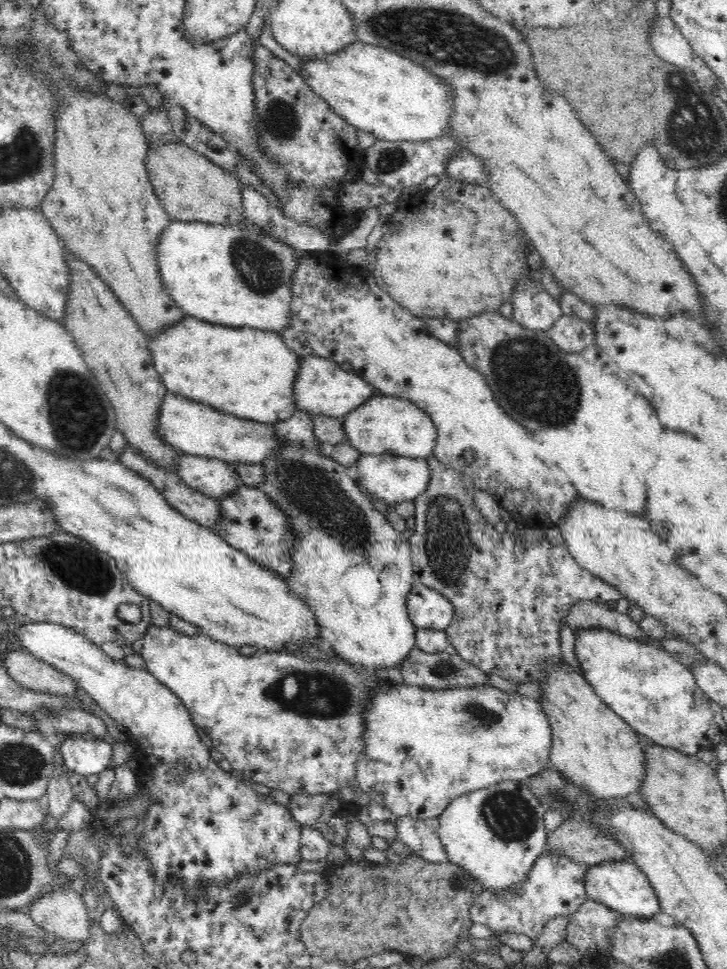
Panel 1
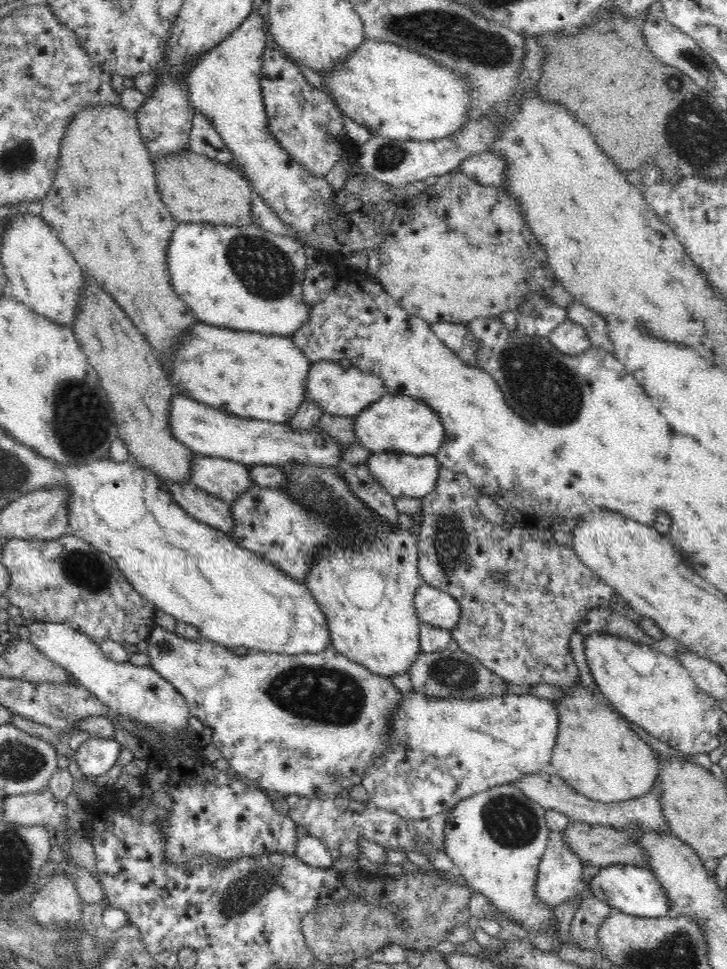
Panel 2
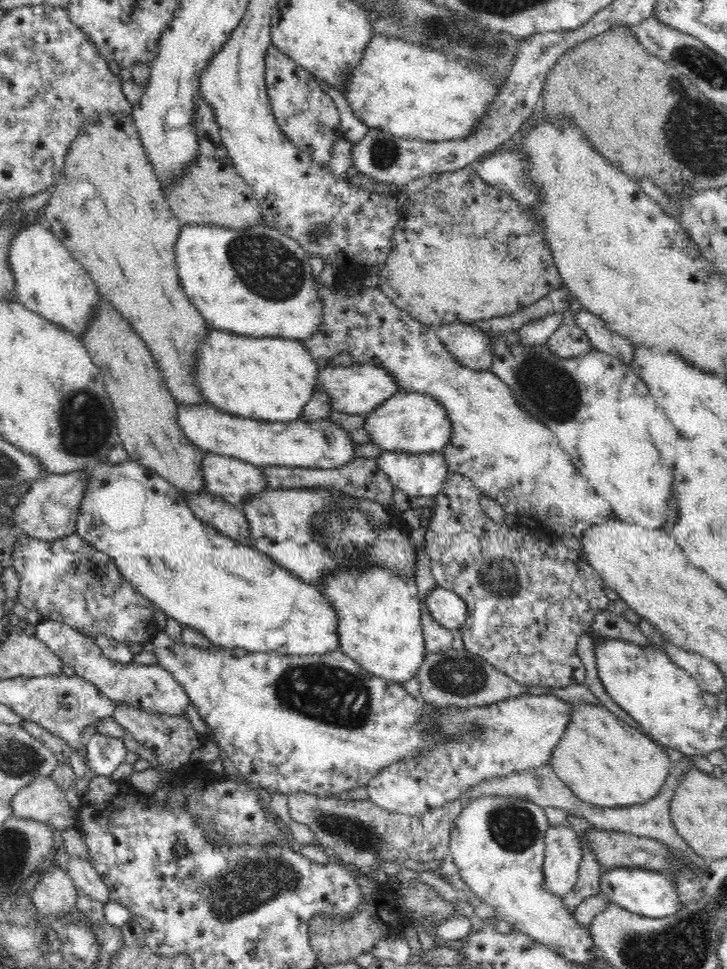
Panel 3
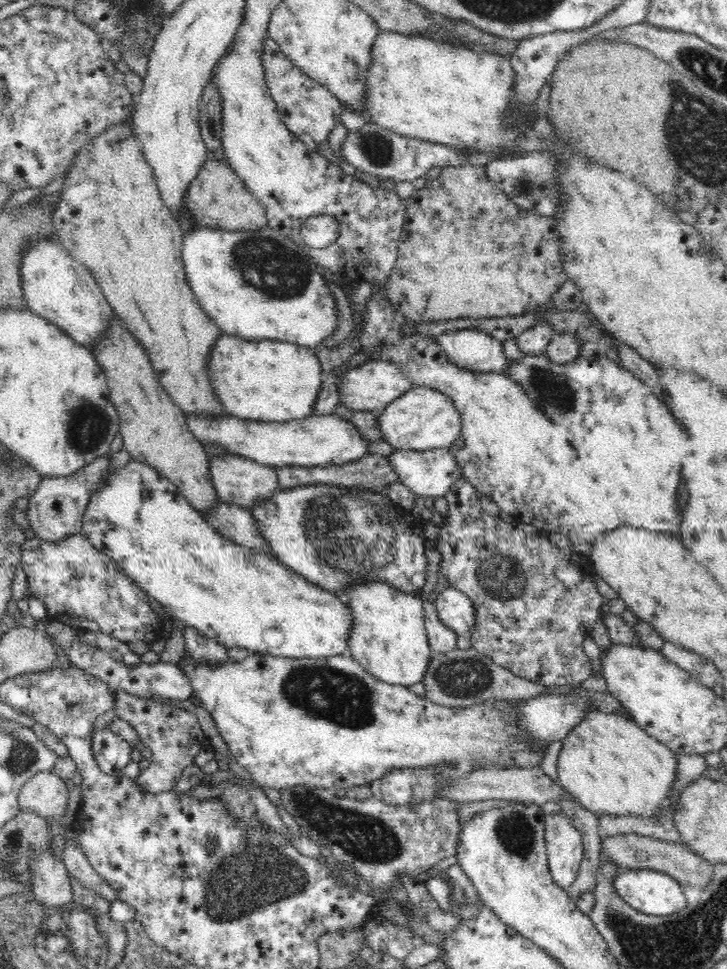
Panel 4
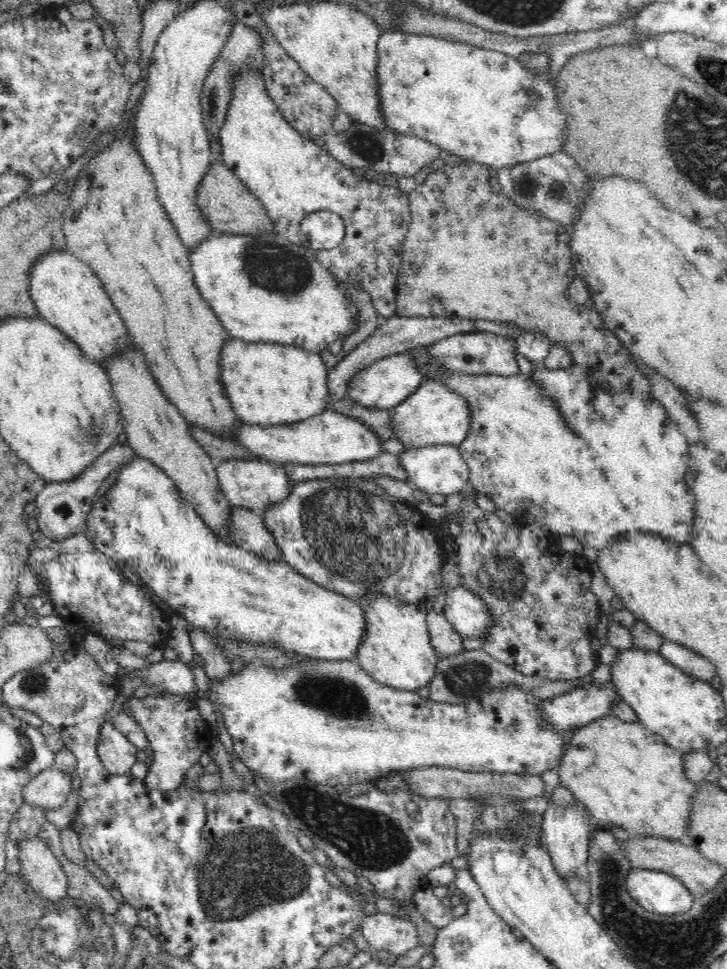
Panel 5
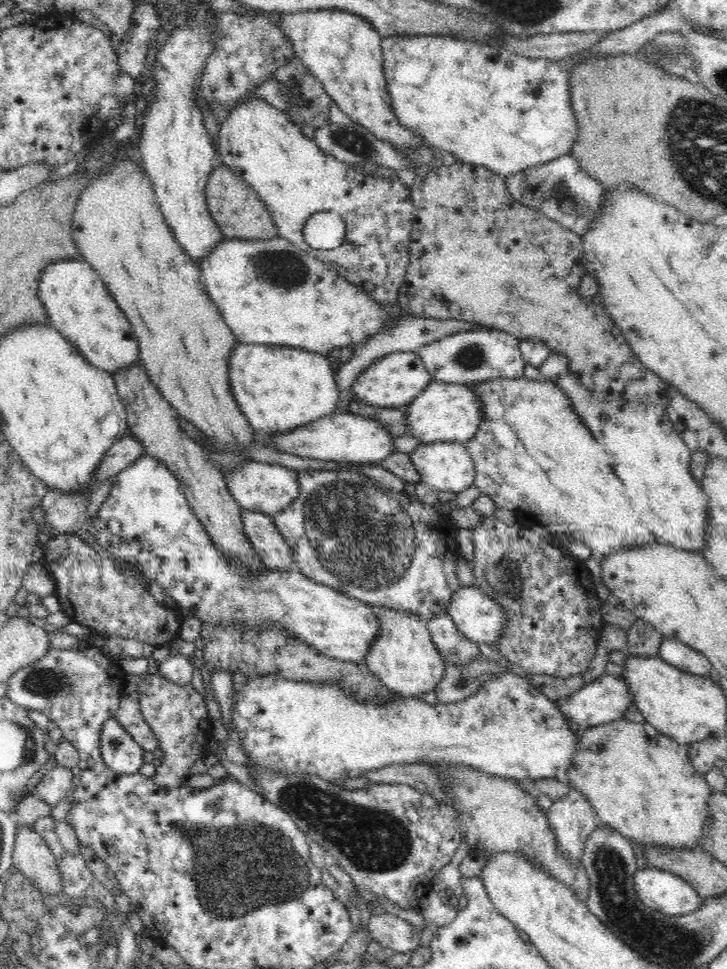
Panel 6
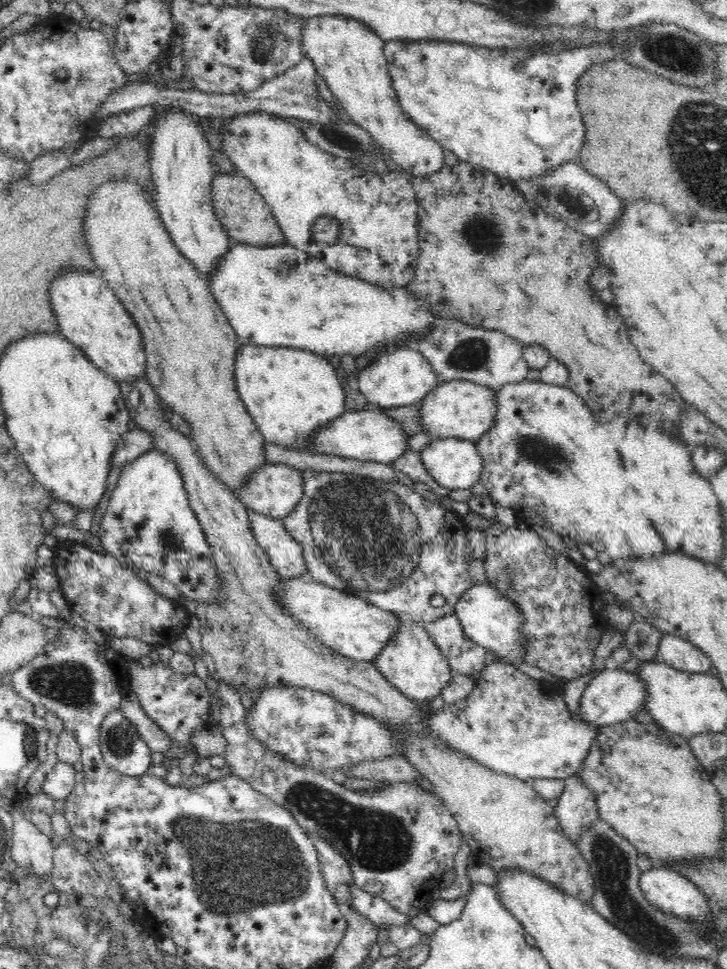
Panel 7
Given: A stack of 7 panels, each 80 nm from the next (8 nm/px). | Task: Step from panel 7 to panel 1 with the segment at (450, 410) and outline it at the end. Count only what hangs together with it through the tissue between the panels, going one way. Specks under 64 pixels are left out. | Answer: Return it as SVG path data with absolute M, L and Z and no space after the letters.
M377 393L341 419L347 436L346 442L362 455L387 454L426 459L433 454L437 430L432 418L425 410L405 398Z

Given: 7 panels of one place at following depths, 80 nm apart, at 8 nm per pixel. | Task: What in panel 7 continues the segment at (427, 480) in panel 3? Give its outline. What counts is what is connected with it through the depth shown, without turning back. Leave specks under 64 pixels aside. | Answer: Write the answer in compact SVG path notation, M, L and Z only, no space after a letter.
M438 438L420 452L422 464L434 478L436 485L446 489L471 489L483 473L482 460L475 441Z

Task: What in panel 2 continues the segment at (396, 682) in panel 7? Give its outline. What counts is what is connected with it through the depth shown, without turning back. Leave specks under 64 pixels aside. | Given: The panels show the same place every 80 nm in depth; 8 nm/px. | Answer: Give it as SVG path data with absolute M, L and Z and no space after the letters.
M288 462L278 468L286 473L286 477L292 478L292 482L280 484L278 490L290 492L290 496L302 506L305 504L310 512L322 514L324 519L328 517L332 529L342 533L341 538L330 541L315 554L309 573L302 581L328 621L332 648L376 674L390 677L408 672L418 653L422 652L419 635L421 622L414 608L414 596L422 583L417 567L417 536L379 516L374 516L368 528L363 528L374 512L350 490L343 477L344 467L327 468Z

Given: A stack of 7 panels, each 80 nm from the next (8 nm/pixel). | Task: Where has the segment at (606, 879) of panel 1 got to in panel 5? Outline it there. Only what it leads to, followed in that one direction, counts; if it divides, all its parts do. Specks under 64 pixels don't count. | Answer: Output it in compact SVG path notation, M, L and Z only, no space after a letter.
M632 869L626 877L628 894L648 912L680 914L695 901L679 879L664 871Z

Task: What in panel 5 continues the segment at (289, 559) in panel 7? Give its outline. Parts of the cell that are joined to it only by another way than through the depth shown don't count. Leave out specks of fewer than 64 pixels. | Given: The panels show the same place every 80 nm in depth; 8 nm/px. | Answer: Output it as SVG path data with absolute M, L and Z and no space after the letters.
M232 506L230 521L232 521L233 544L237 547L252 551L268 561L280 561L282 551L277 546L275 538L266 529L260 515L250 509Z

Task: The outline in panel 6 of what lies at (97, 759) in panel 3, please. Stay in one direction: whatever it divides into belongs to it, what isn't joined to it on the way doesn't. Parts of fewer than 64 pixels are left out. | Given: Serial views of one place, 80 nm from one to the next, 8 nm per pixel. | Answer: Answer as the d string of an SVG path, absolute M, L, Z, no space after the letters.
M115 717L104 722L100 748L105 765L118 774L136 774L144 762L143 748L119 725Z

